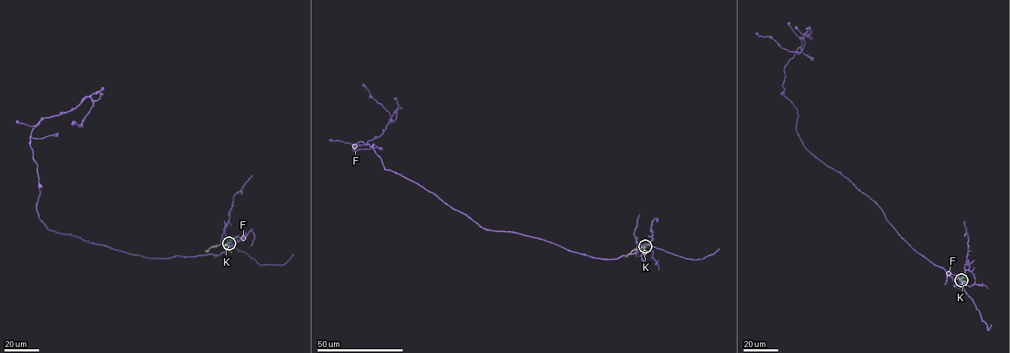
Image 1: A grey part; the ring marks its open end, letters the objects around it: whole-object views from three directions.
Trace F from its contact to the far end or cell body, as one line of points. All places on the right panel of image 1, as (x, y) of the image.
F: (961, 281), (956, 286), (804, 144), (783, 86), (810, 31), (799, 53), (756, 32)

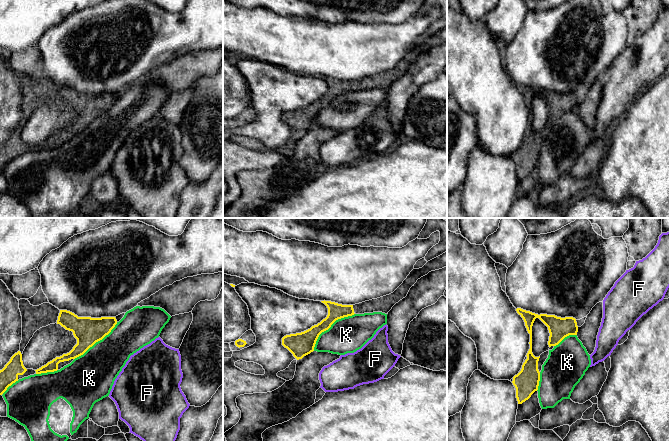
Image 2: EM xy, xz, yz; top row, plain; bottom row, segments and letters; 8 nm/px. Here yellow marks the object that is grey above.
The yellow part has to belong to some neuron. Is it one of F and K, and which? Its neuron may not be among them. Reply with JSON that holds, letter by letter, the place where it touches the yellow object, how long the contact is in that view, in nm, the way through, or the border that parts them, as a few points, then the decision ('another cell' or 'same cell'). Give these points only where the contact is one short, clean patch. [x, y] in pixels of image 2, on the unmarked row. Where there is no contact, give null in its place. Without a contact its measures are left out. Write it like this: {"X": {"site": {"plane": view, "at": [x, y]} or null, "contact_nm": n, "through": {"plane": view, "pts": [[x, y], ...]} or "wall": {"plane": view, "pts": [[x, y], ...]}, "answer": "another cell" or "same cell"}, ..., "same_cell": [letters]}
{"F": {"site": null, "answer": "another cell"}, "K": {"site": {"plane": "xz", "at": [329, 103]}, "contact_nm": 440, "answer": "another cell"}, "same_cell": []}

